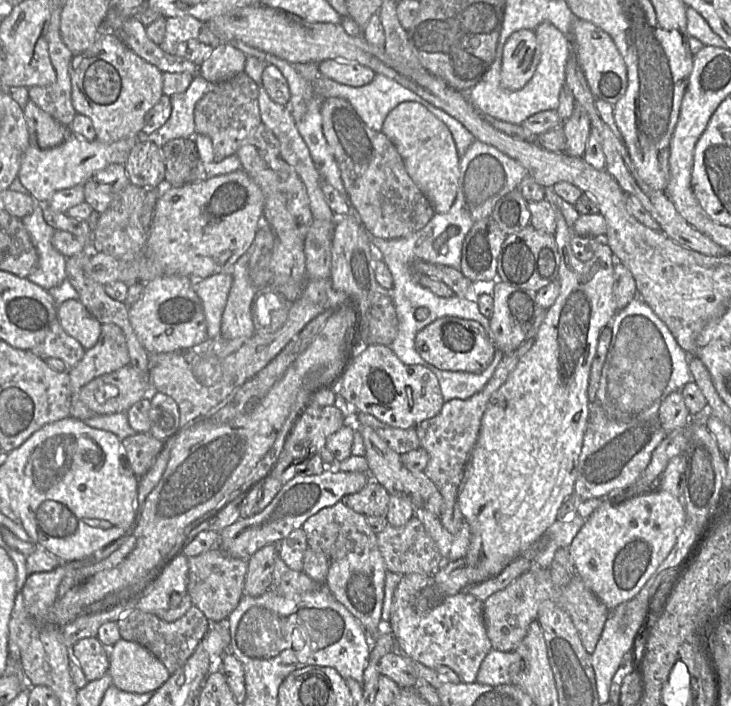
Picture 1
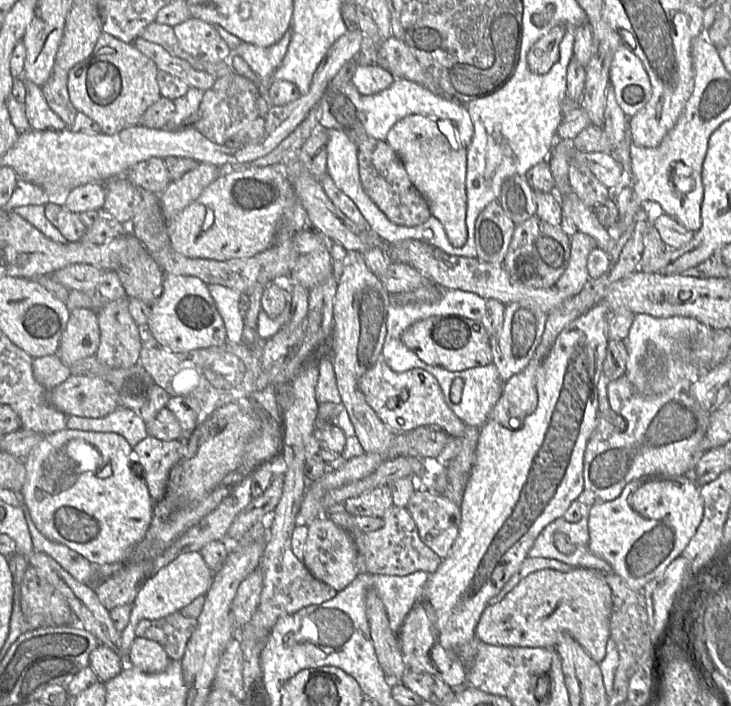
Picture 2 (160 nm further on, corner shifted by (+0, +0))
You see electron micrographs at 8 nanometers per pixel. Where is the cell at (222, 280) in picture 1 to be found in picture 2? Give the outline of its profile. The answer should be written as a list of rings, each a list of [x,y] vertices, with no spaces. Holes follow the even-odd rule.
[[[209,284],[207,287],[223,320],[227,341],[241,343],[244,315],[239,307],[240,293],[218,284]]]

